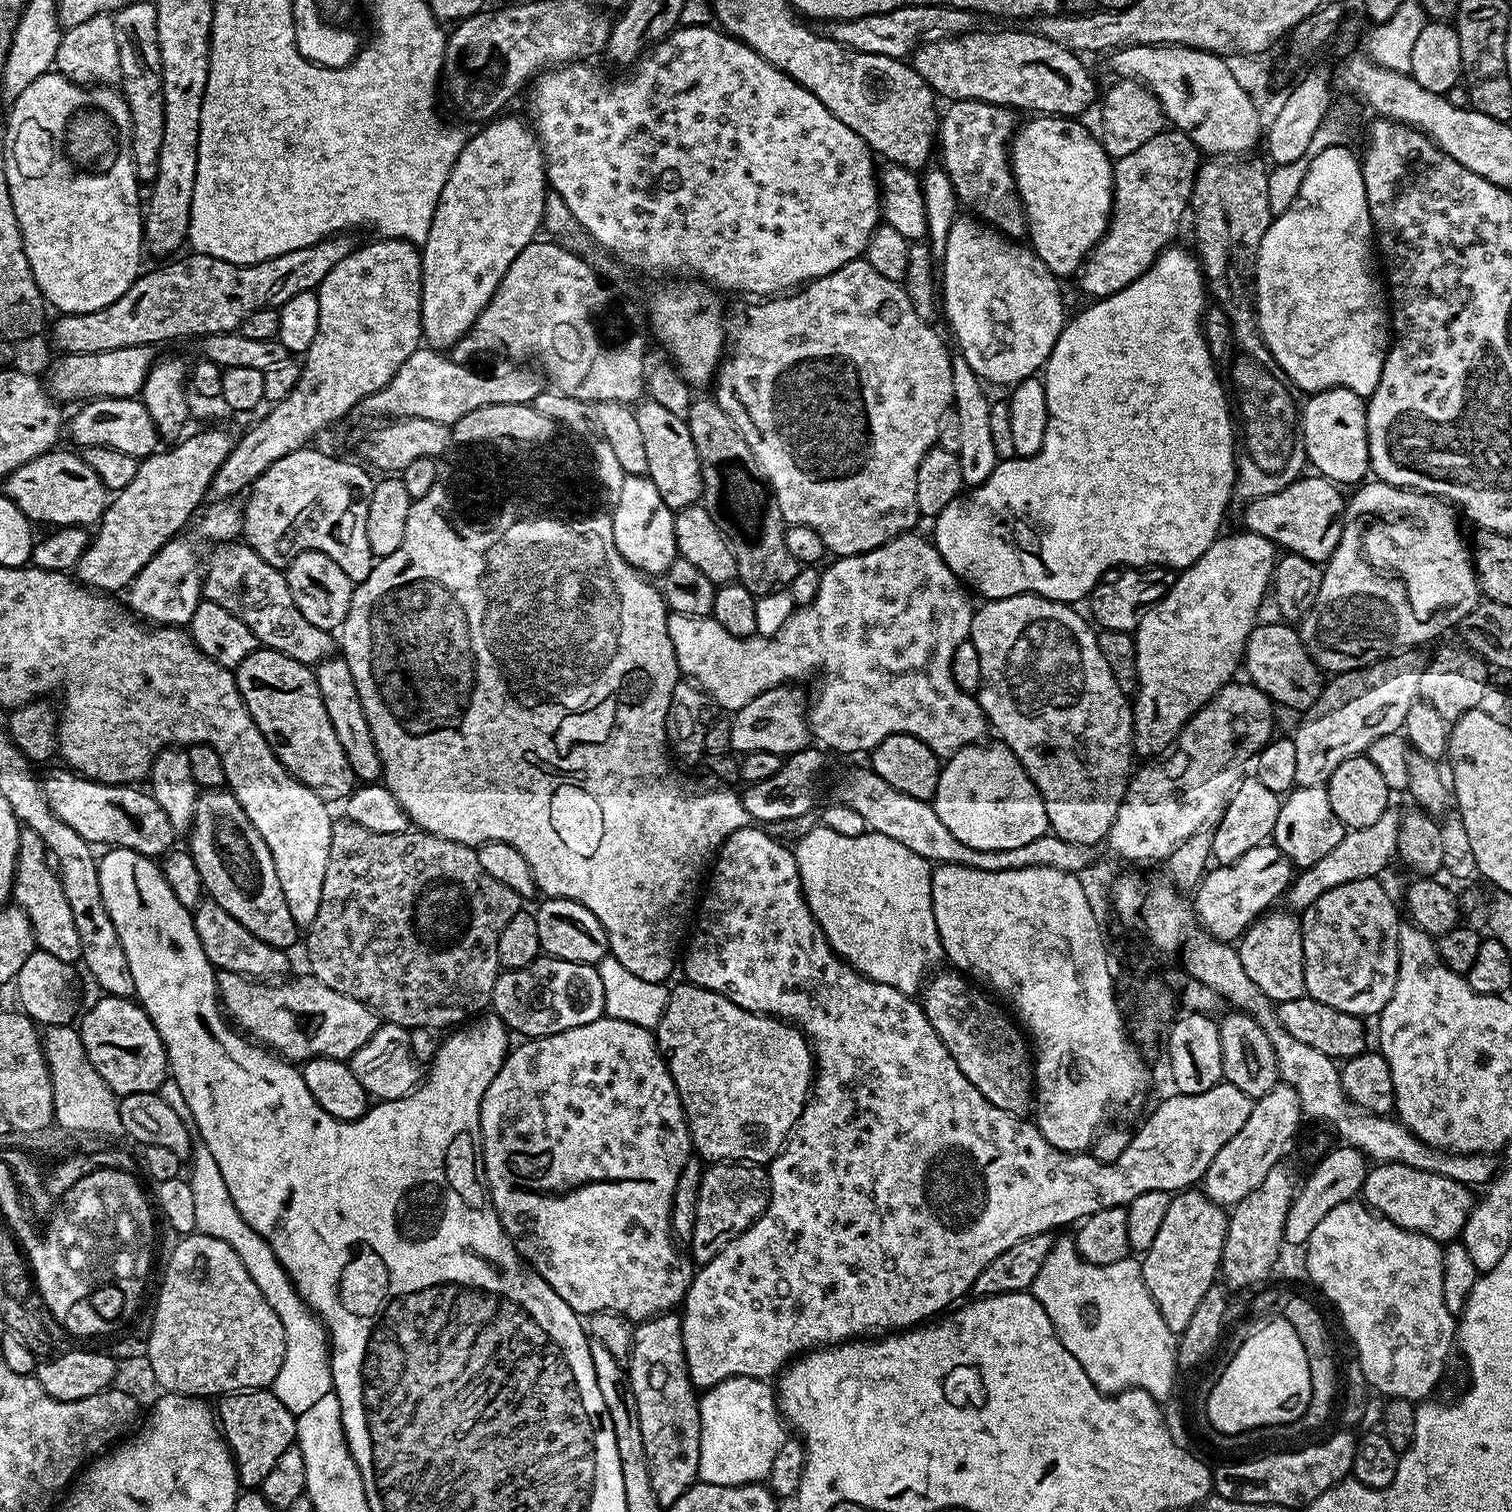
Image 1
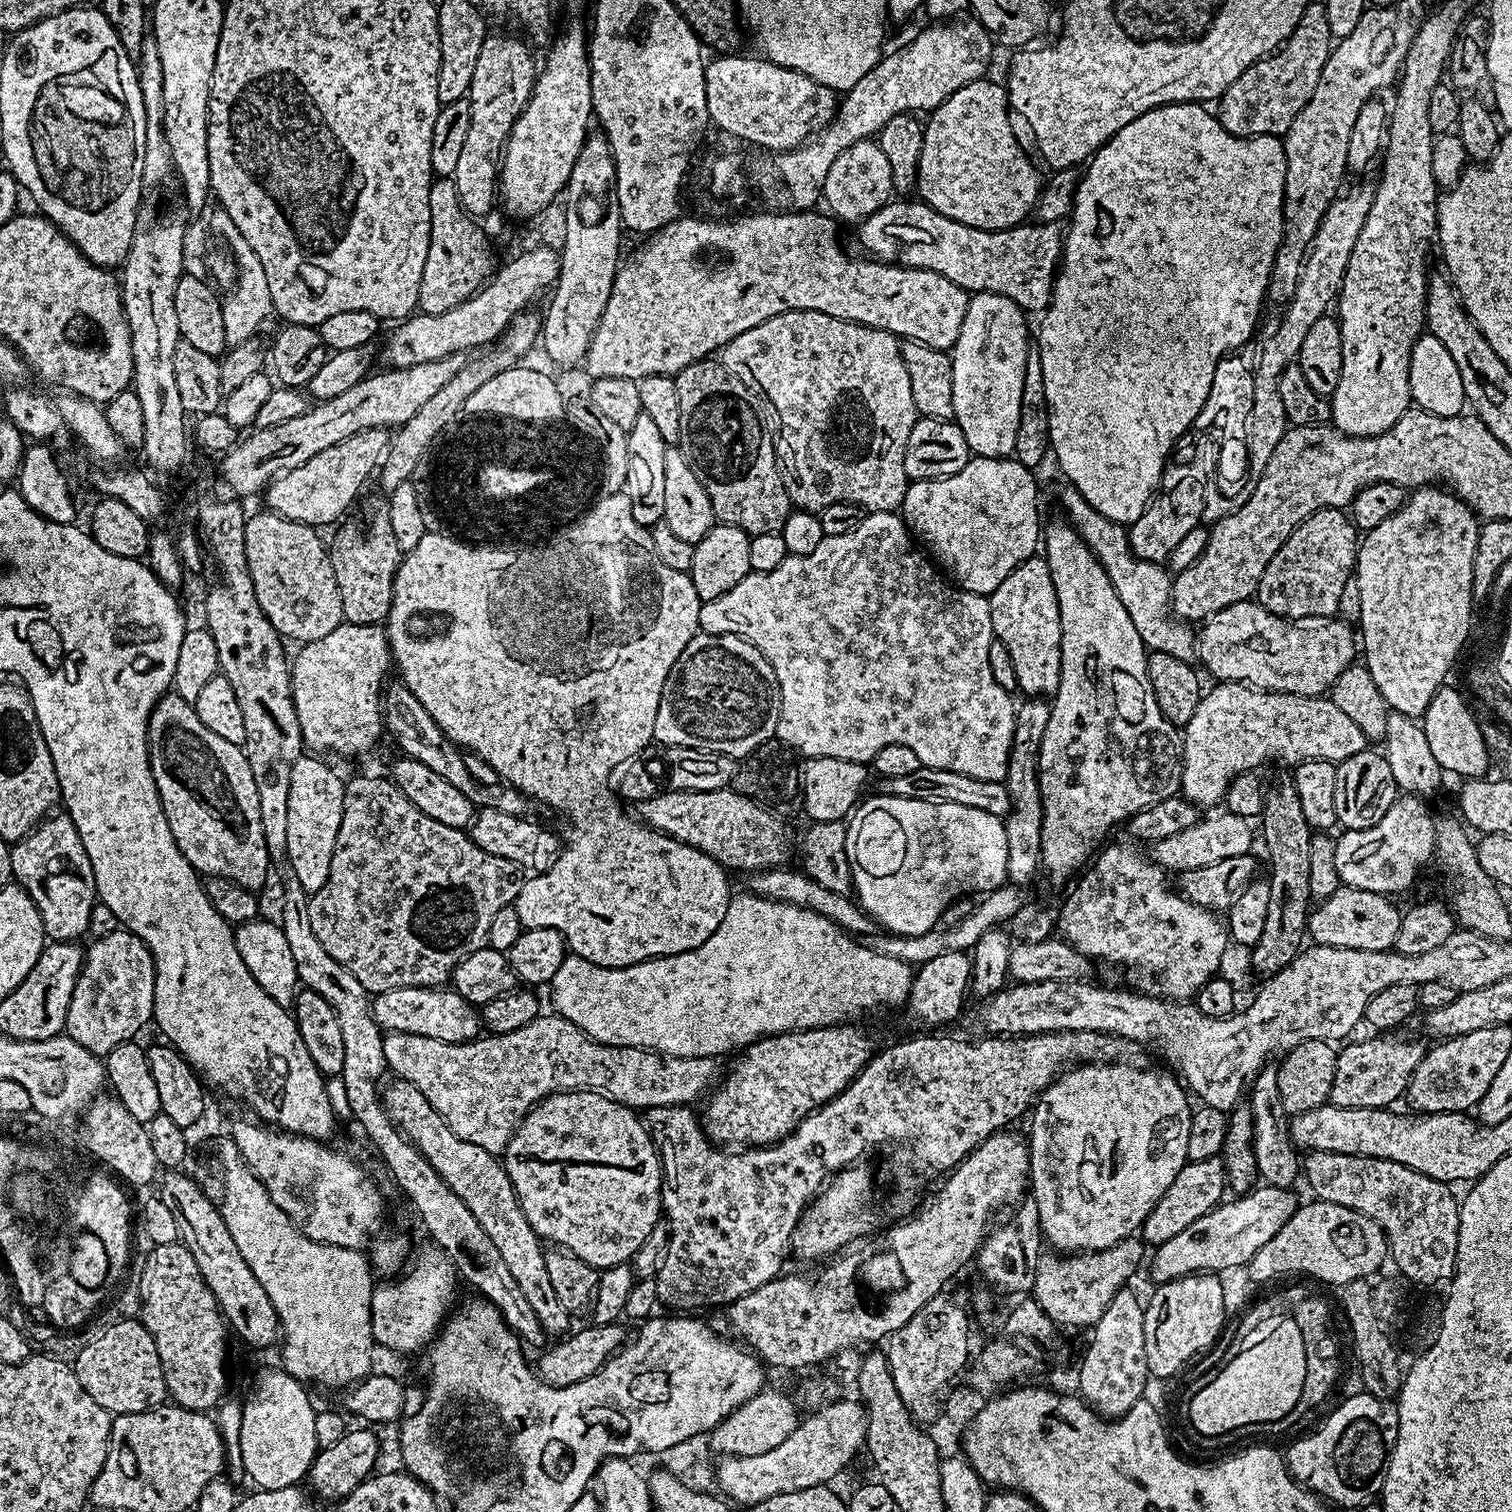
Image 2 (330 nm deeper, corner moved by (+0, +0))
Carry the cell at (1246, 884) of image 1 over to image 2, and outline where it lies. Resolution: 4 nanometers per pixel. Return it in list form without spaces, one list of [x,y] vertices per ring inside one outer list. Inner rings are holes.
[[[1407,794],[1397,795],[1396,801],[1390,806],[1390,810],[1386,810],[1386,814],[1382,814],[1382,822],[1378,822],[1374,826],[1369,828],[1363,828],[1362,830],[1354,830],[1349,828],[1341,831],[1339,835],[1335,837],[1336,846],[1334,848],[1334,866],[1338,870],[1338,878],[1341,885],[1346,888],[1357,888],[1358,890],[1370,890],[1371,892],[1382,892],[1385,894],[1396,894],[1392,892],[1404,892],[1412,883],[1416,880],[1416,875],[1427,866],[1428,863],[1433,863],[1434,853],[1436,851],[1436,825],[1438,823],[1437,817],[1432,817],[1432,812],[1427,808],[1425,801],[1419,796],[1410,796]]]

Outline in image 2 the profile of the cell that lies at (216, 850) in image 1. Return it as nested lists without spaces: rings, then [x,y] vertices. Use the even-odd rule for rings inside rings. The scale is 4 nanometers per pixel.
[[[175,694],[164,695],[154,706],[154,710],[148,719],[148,761],[152,767],[152,777],[156,783],[156,789],[160,795],[160,805],[166,814],[166,822],[170,826],[170,834],[182,850],[184,857],[191,862],[197,873],[205,877],[221,876],[227,880],[233,880],[238,886],[249,890],[260,890],[260,887],[268,880],[268,868],[270,861],[268,859],[268,847],[266,838],[262,834],[262,814],[258,814],[258,786],[254,786],[254,773],[250,770],[250,762],[246,758],[243,747],[234,742],[226,742],[206,726],[202,726],[202,718],[198,718],[195,707],[186,703],[182,697]]]

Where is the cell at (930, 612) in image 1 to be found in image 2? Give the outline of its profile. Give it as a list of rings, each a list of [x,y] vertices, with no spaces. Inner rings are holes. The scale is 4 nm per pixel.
[[[870,512],[861,518],[854,530],[837,536],[825,536],[816,549],[810,550],[810,554],[789,554],[782,566],[774,566],[774,570],[769,572],[751,571],[746,578],[742,578],[742,582],[738,582],[738,586],[734,586],[734,590],[726,590],[726,594],[718,598],[703,601],[700,605],[700,631],[719,636],[733,632],[751,642],[764,655],[766,662],[774,666],[774,678],[778,678],[780,691],[775,739],[801,757],[842,758],[867,765],[878,750],[882,750],[882,746],[910,746],[925,768],[954,770],[954,774],[970,774],[970,778],[1002,782],[1008,769],[1017,705],[1012,704],[1013,693],[1002,690],[1002,686],[994,682],[994,674],[990,674],[990,646],[994,637],[988,597],[968,592],[952,582],[947,584],[939,571],[941,569],[914,543],[912,533],[896,512]]]

